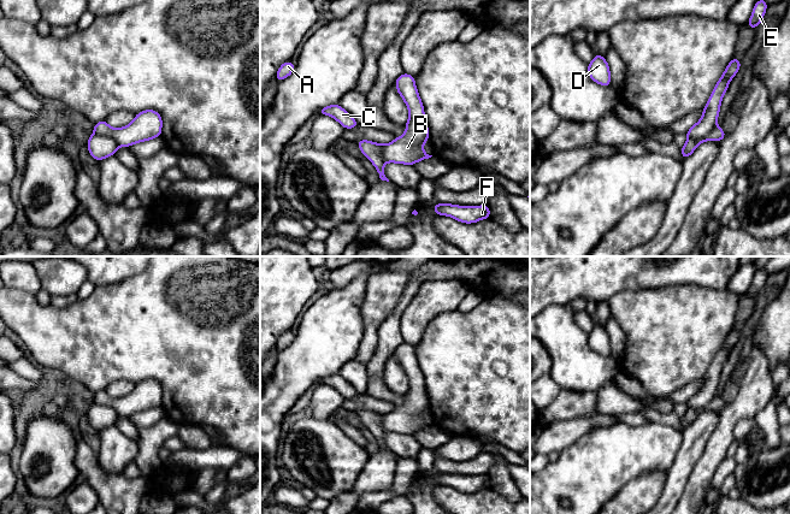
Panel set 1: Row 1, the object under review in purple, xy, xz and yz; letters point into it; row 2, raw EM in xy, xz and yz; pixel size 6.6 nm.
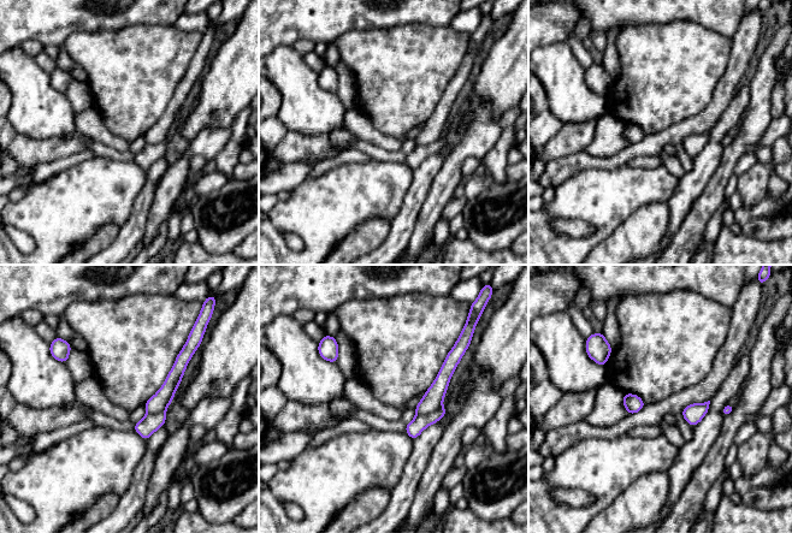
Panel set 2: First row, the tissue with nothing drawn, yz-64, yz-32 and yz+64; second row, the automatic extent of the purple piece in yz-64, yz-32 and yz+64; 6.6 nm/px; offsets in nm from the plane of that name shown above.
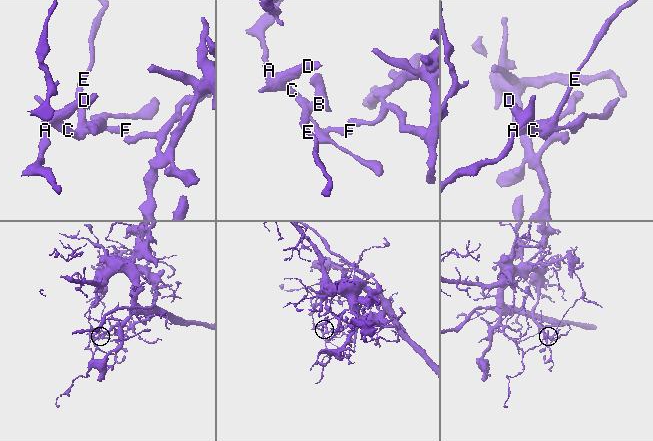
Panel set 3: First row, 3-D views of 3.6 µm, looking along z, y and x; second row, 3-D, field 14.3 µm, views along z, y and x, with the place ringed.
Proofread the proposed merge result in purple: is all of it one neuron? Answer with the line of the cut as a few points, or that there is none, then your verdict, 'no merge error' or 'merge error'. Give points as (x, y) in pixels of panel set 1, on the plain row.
cut none; no merge error

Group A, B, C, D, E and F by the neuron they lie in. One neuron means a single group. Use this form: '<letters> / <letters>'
A B C D E F

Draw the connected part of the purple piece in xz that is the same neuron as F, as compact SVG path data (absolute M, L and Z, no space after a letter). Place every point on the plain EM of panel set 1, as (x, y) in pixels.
M437 473L432 477L437 485L448 485L460 492L477 492L482 489L490 488L490 478L488 474L482 475L458 475L450 473Z

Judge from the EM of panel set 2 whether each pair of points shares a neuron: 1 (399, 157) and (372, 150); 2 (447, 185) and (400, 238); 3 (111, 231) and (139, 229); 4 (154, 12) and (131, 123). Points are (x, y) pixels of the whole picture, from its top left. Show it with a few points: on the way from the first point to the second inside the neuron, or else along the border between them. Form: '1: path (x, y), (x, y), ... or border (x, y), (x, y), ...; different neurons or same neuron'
1: path (392, 157), (378, 153); same neuron
2: border (427, 193), (418, 214), (413, 234), (406, 246); different neurons
3: border (120, 229), (117, 237), (100, 252); different neurons
4: border (170, 25), (133, 24), (124, 29); different neurons

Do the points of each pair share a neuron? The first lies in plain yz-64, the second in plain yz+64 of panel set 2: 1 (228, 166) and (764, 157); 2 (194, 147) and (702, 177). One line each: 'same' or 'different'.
1: same
2: different

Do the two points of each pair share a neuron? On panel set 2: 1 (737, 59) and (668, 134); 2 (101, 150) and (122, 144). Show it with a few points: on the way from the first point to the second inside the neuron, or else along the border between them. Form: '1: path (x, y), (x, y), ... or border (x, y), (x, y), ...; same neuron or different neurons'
1: path (728, 83), (720, 102), (698, 124), (692, 125); same neuron
2: border (95, 141), (120, 152), (129, 150); different neurons

